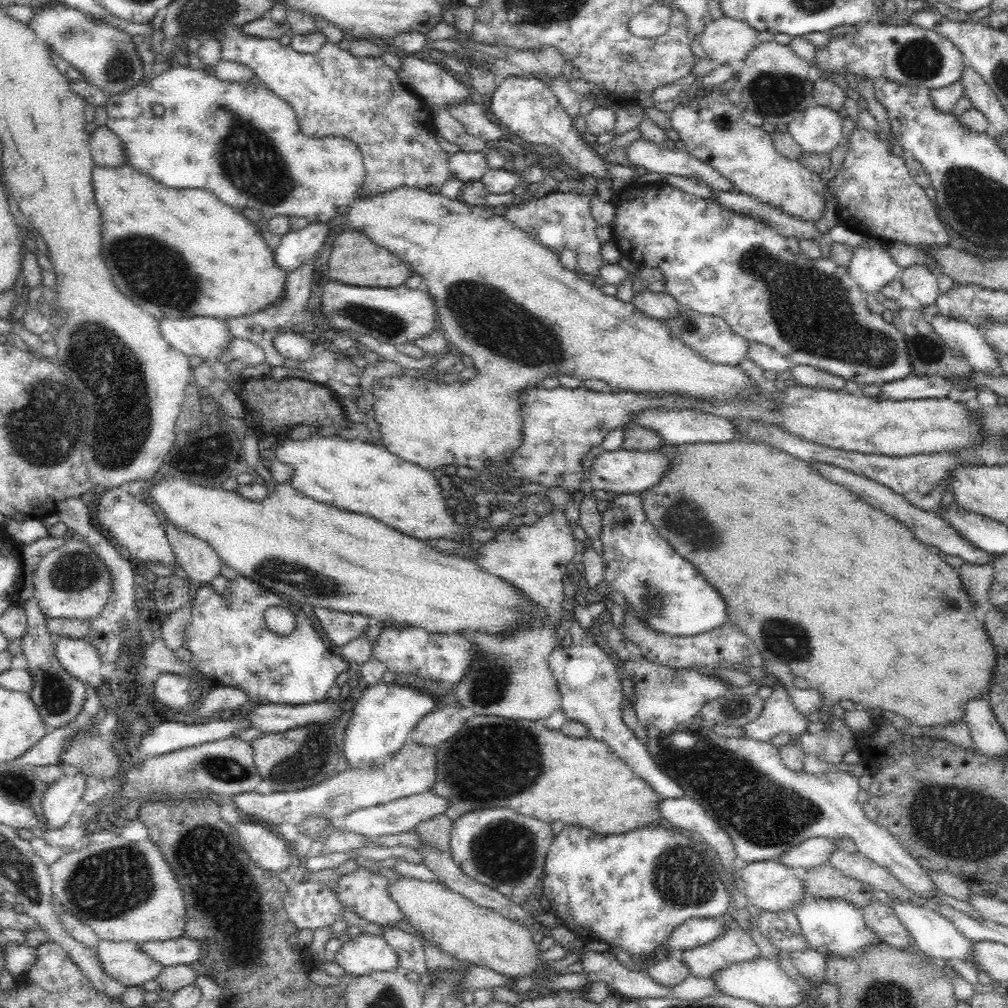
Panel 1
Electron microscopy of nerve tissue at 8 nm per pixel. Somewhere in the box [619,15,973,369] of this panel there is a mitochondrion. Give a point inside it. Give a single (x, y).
(775, 93)

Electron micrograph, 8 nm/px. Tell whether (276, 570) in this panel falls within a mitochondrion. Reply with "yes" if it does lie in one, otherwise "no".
yes

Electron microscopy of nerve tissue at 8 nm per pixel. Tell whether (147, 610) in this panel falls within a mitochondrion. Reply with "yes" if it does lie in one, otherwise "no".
no

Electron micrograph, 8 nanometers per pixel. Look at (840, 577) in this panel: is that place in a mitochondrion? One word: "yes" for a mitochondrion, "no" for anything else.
no

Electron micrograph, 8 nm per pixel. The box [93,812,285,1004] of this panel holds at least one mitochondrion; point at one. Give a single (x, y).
(203, 849)

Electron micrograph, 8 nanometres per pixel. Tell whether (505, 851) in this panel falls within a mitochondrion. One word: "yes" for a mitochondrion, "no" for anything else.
yes

